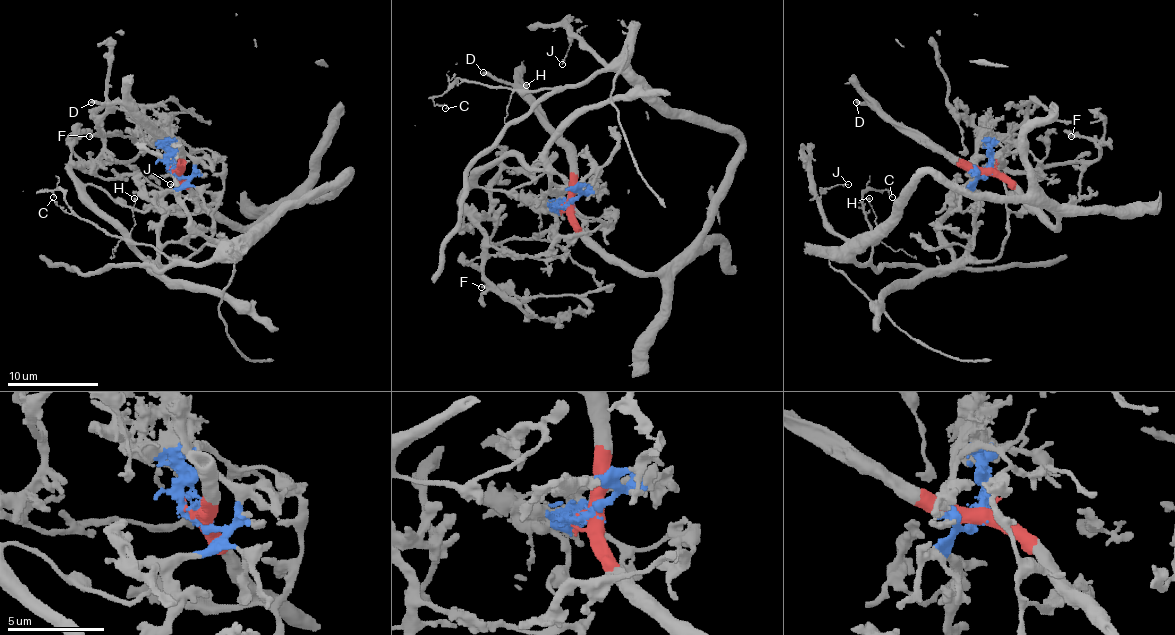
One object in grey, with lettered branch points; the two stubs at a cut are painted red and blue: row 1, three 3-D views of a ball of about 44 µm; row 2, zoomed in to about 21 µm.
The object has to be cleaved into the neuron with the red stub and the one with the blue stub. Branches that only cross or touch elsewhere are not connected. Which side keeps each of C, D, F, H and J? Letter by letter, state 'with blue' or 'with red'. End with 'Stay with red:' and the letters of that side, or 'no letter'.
C: with red
D: with red
F: with blue
H: with red
J: with red
Stay with red: C, D, H, J

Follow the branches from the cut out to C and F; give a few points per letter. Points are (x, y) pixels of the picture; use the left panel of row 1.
C: (174, 170), (240, 227), (321, 199), (348, 172), (187, 263), (54, 197)
F: (174, 170), (185, 179), (163, 199), (149, 261), (72, 174), (129, 163), (140, 147), (90, 136)

